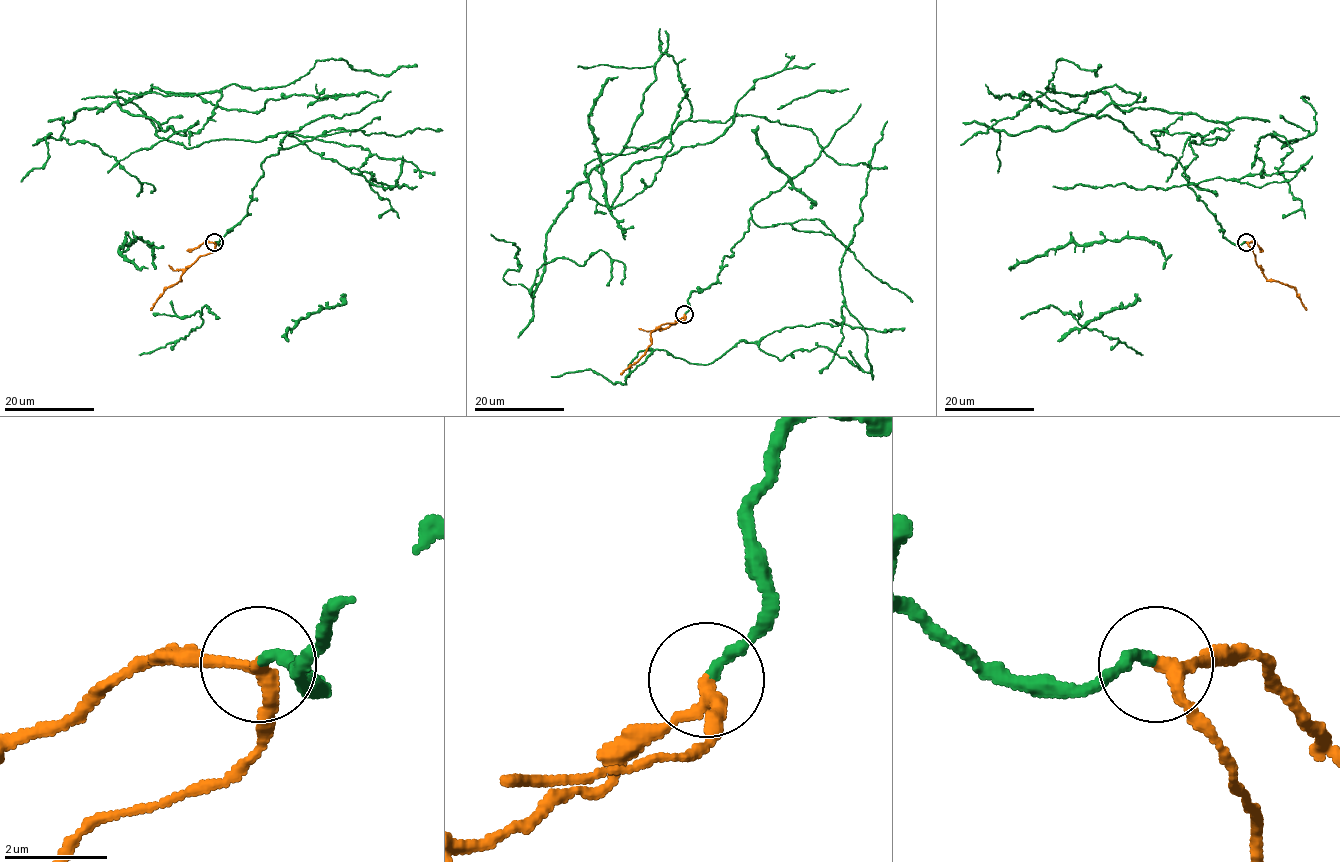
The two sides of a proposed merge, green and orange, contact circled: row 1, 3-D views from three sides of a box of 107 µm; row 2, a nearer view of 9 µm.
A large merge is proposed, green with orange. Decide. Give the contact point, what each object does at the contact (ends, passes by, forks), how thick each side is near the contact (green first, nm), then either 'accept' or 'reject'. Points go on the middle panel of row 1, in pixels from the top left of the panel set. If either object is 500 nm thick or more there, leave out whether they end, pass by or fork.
place (684, 314); green ends; orange passes by; calibres 240 and 240 nm; accept

